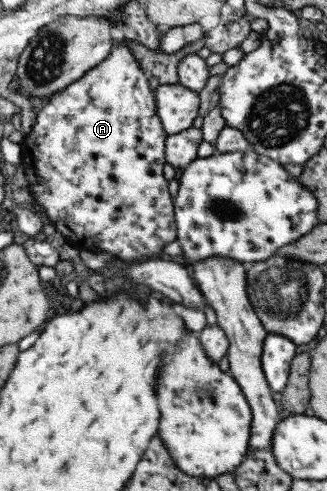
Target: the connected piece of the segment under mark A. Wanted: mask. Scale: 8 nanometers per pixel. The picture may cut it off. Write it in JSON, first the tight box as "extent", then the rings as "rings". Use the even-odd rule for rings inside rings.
{"extent":[20,38,177,262],"rings":[[[120,38],[120,43],[113,45],[109,56],[104,61],[94,66],[73,84],[61,89],[61,92],[53,93],[43,109],[40,109],[34,116],[36,117],[35,124],[20,142],[22,146],[21,164],[24,167],[31,195],[36,196],[38,204],[46,212],[51,225],[64,236],[65,243],[69,243],[72,247],[77,247],[81,251],[97,254],[109,253],[124,262],[160,258],[160,255],[163,255],[164,245],[177,240],[177,226],[174,219],[173,199],[169,193],[169,181],[164,178],[162,173],[166,161],[165,141],[167,133],[157,114],[155,95],[150,90],[148,73],[138,63],[137,58],[130,51],[130,47],[124,43],[124,39],[121,41]]]}

